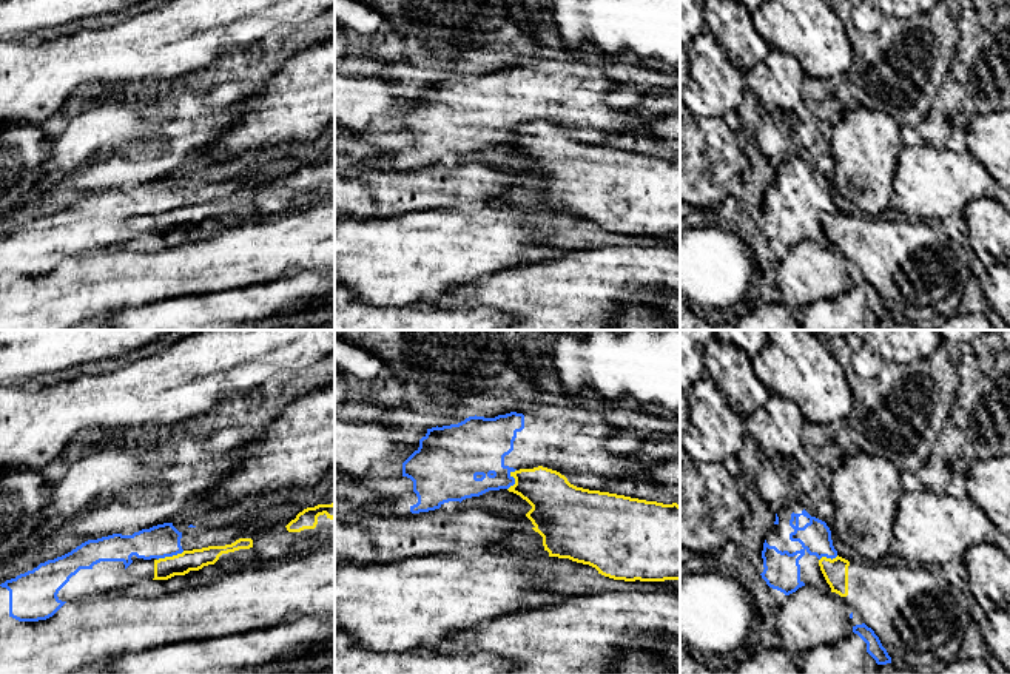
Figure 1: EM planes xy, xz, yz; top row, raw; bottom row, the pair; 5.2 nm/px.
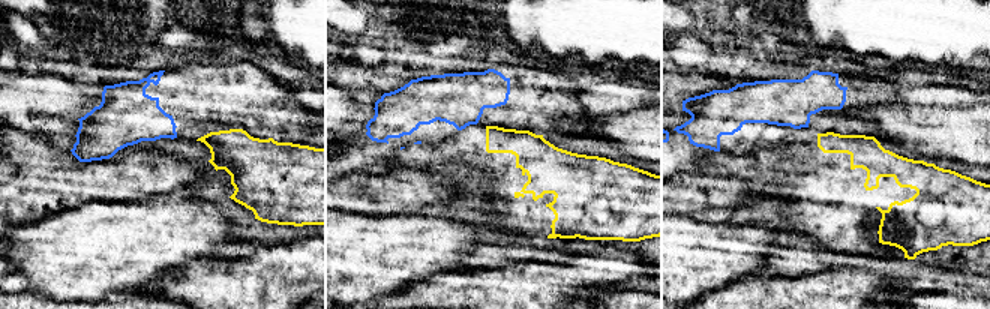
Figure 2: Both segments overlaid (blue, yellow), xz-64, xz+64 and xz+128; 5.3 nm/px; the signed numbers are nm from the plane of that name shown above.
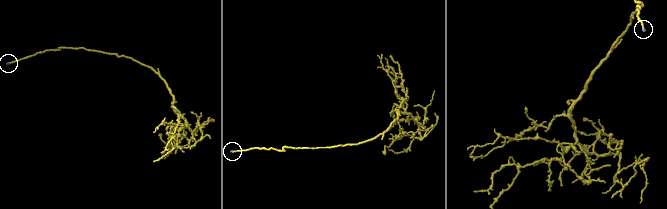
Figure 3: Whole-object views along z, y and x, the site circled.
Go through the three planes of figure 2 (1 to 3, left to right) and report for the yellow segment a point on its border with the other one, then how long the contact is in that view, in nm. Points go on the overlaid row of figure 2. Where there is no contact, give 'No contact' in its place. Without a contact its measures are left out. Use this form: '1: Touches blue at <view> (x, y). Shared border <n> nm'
1: No contact
2: No contact
3: No contact

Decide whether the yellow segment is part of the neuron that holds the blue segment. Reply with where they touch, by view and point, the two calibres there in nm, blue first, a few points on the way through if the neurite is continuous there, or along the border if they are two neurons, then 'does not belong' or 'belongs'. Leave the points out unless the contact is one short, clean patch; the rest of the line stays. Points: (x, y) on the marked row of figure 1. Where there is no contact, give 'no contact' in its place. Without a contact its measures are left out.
contact xy (170, 556); calibres 180 and 110 nm; does not belong

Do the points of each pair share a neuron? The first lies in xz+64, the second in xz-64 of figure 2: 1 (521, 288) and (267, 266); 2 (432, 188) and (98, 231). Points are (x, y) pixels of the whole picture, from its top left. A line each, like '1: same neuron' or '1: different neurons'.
1: same neuron
2: different neurons

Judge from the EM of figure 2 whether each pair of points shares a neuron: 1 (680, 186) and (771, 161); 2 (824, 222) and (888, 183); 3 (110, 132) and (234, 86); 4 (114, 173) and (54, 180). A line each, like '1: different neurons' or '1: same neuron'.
1: different neurons
2: same neuron
3: same neuron
4: same neuron

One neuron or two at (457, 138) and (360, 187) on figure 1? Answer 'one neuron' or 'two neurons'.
two neurons

